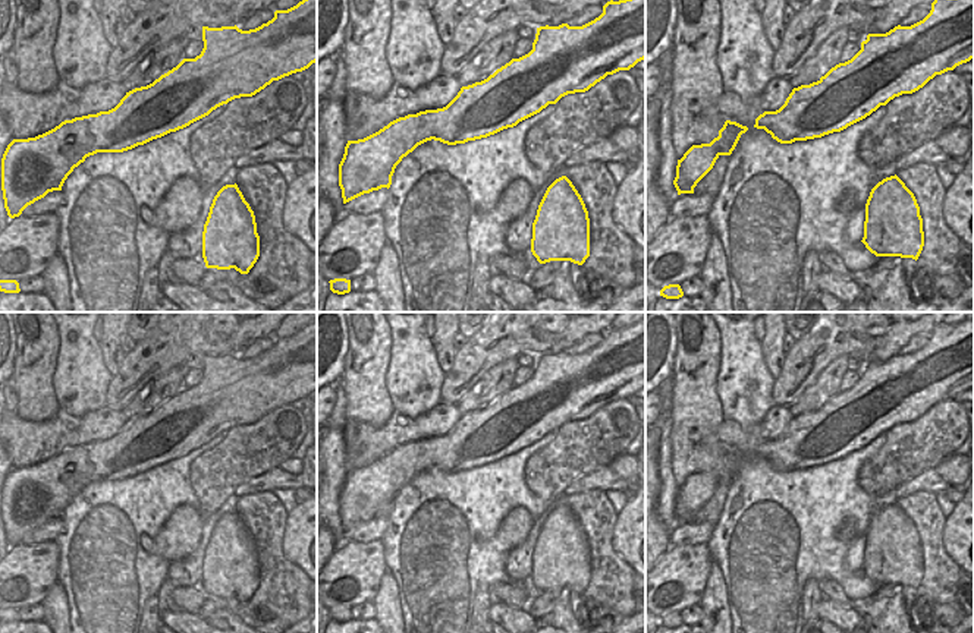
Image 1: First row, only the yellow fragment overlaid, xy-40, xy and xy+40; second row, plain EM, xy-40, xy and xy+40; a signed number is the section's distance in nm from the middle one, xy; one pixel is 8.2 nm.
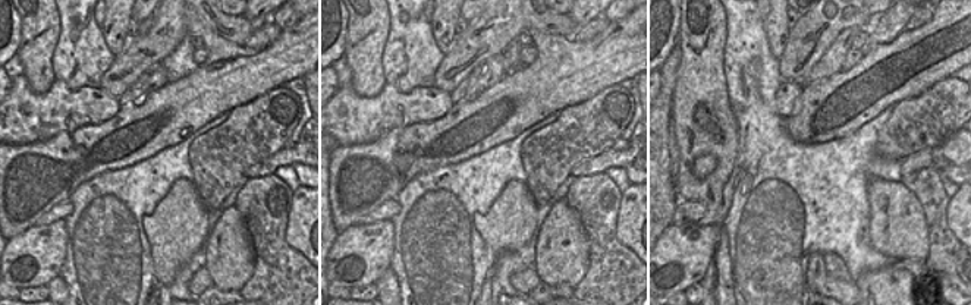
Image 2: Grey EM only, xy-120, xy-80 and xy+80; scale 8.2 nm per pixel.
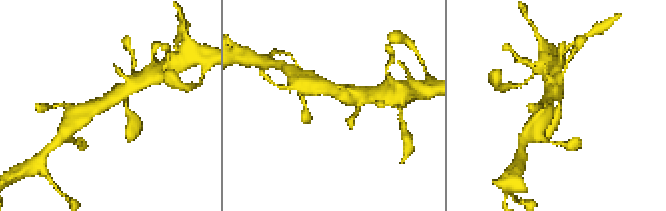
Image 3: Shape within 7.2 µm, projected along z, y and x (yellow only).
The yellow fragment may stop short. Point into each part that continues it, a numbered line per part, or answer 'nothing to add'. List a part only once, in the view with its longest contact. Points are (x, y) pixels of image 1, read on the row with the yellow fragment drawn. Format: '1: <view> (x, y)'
nothing to add

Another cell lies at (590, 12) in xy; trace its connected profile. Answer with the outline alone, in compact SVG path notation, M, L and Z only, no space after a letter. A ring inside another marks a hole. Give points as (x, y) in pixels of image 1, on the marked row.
M601 4L587 6L576 18L568 22L569 26L582 26L603 13Z

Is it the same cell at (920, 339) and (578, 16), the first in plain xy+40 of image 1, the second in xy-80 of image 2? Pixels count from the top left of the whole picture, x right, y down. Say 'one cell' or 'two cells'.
two cells

